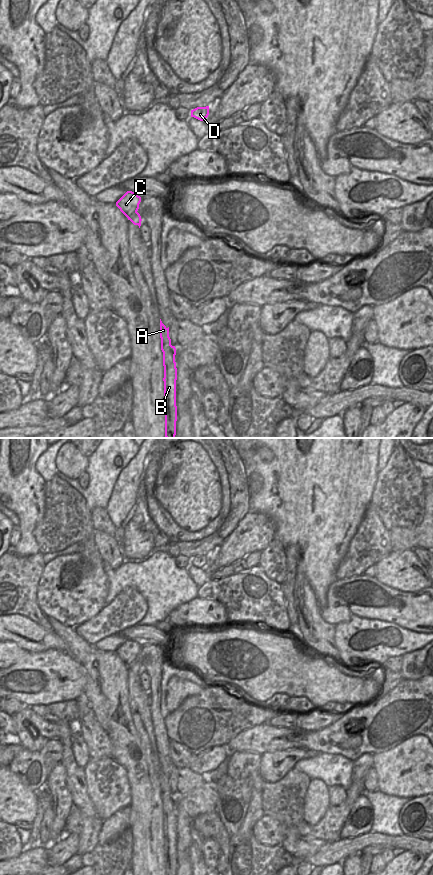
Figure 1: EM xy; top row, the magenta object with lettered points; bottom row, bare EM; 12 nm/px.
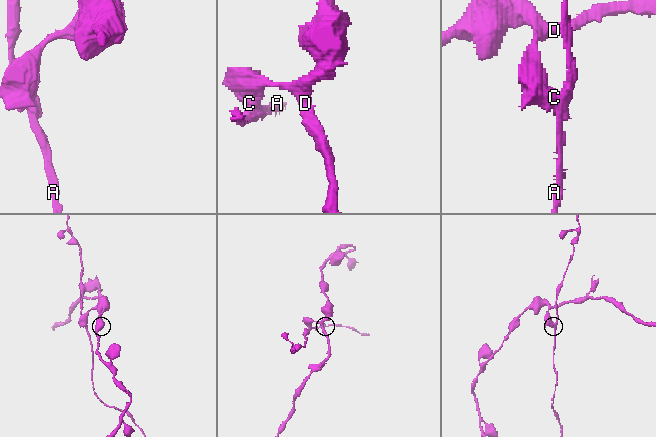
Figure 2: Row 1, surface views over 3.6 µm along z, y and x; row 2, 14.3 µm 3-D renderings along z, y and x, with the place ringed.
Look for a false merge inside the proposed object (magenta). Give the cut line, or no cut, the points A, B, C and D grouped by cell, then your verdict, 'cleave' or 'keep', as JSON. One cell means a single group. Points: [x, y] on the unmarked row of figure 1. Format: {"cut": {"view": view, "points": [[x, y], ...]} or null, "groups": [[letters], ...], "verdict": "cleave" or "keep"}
{"cut": {"view": "xy", "points": [[137, 660], [127, 665]]}, "groups": [["A", "B"], ["C", "D"]], "verdict": "cleave"}

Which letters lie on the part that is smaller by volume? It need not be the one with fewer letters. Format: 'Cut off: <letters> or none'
Cut off: A, B

